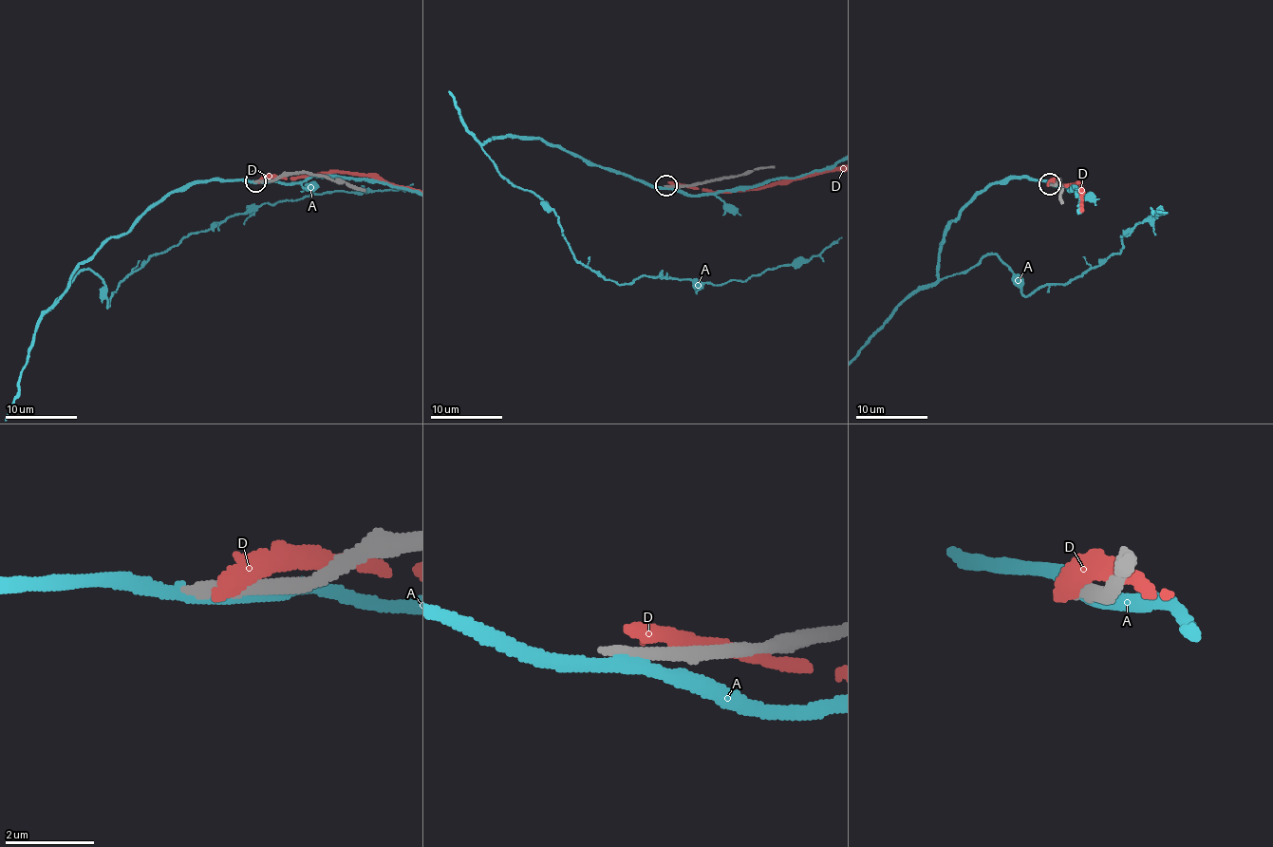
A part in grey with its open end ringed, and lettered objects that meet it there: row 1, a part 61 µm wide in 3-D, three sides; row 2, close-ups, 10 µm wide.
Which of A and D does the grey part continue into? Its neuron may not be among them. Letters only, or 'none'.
none

